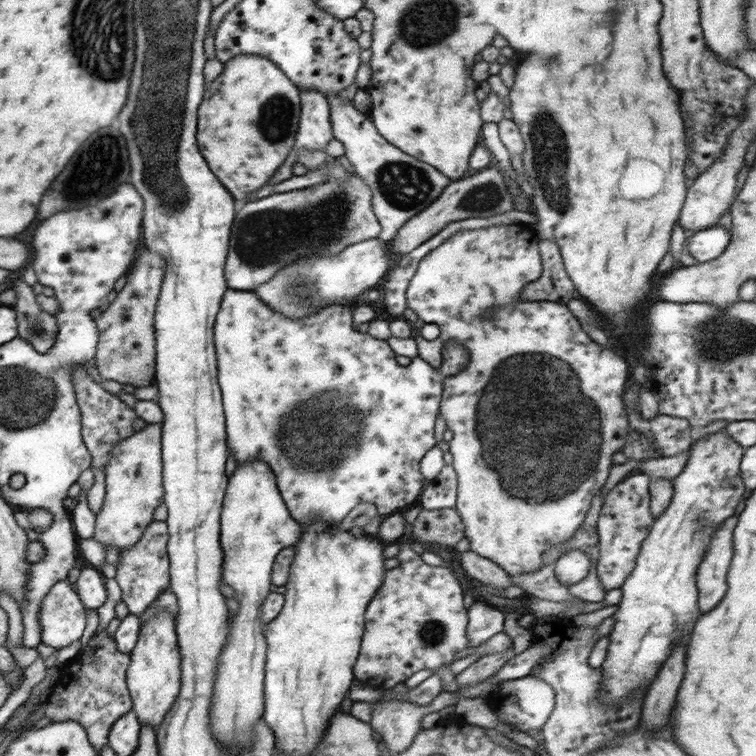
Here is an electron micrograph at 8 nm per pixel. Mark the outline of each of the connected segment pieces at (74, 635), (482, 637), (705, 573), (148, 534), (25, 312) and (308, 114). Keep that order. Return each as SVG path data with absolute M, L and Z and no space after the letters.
M67 580L56 583L40 607L42 639L54 649L66 648L80 641L87 626L82 598Z
M482 600L474 602L467 614L469 622L466 637L470 641L470 648L478 648L504 630L505 615Z
M739 512L724 520L720 528L712 534L710 548L698 567L696 586L699 591L699 611L710 613L725 597L728 591L726 582L733 557L732 534L738 522Z
M152 521L144 529L140 541L119 552L115 579L122 592L122 601L132 615L140 616L158 596L170 586L170 561L167 553L169 530L166 522Z
M18 279L13 282L13 294L16 314L18 314L18 334L40 352L46 354L56 344L58 323L52 313L44 312L36 301L36 295L30 285Z
M299 90L301 116L295 136L295 144L284 164L270 178L270 185L276 185L293 176L293 166L298 163L300 150L326 151L326 146L334 139L328 99L316 90Z

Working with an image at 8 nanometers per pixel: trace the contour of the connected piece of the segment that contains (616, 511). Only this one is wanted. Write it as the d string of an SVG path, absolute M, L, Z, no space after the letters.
M635 471L621 480L614 488L609 490L605 501L602 505L597 524L598 546L600 559L596 564L598 580L606 590L620 588L622 583L626 581L626 577L630 575L632 569L636 566L636 559L643 546L643 540L648 536L651 526L654 524L654 518L650 512L651 494L650 490L651 478L644 473Z

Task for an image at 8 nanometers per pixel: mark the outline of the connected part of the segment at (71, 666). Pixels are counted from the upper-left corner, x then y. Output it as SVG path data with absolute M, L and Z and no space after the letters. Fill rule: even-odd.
M106 629L98 630L90 642L81 648L81 651L76 658L61 669L59 680L50 689L45 716L50 718L51 724L68 720L79 722L86 730L90 744L99 752L104 746L109 746L109 733L116 720L124 716L126 712L130 712L132 708L133 702L126 682L131 659L130 655L119 652L113 638L108 638Z

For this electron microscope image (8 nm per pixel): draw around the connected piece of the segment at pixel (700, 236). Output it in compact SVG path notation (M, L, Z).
M719 224L695 232L687 243L687 252L698 263L714 260L724 252L731 241L731 232Z

